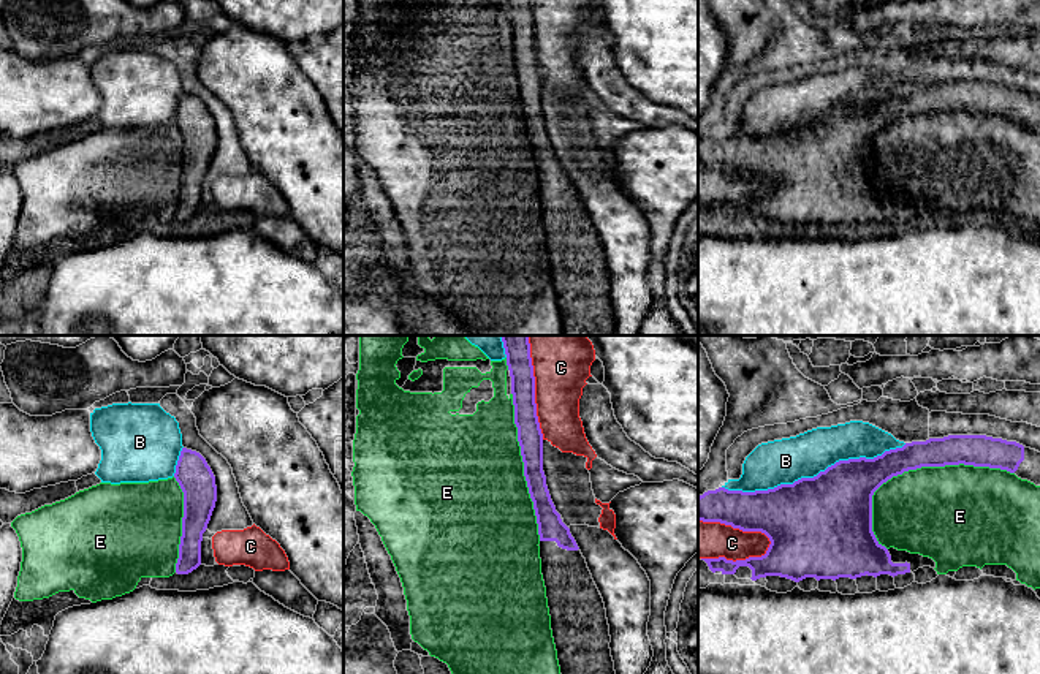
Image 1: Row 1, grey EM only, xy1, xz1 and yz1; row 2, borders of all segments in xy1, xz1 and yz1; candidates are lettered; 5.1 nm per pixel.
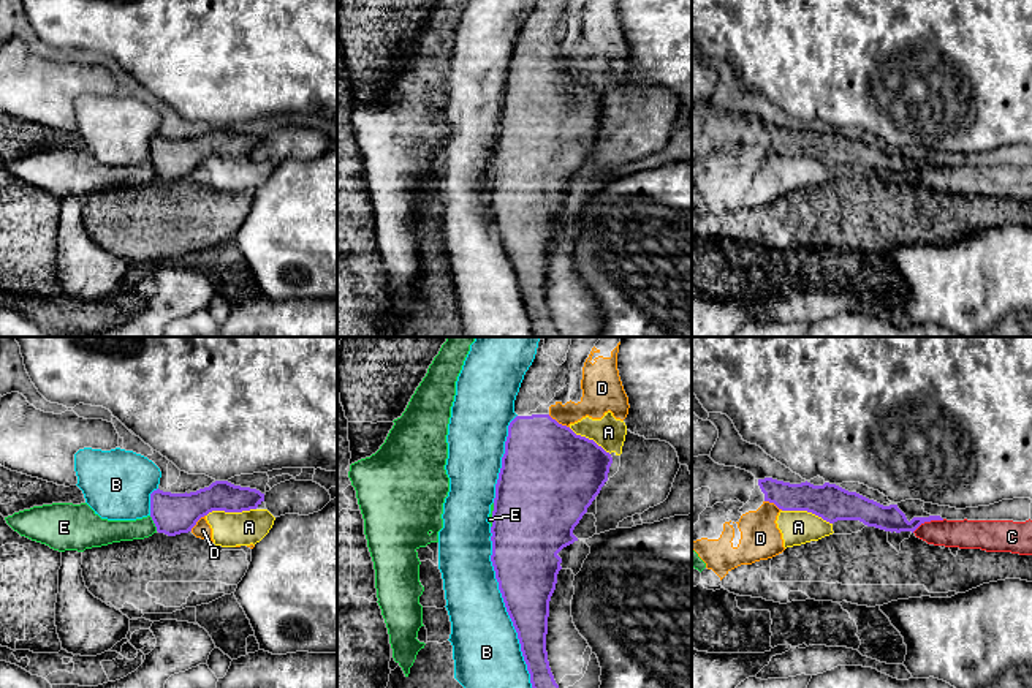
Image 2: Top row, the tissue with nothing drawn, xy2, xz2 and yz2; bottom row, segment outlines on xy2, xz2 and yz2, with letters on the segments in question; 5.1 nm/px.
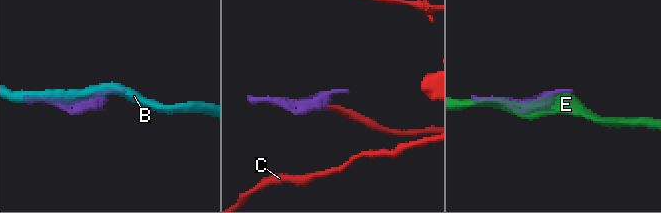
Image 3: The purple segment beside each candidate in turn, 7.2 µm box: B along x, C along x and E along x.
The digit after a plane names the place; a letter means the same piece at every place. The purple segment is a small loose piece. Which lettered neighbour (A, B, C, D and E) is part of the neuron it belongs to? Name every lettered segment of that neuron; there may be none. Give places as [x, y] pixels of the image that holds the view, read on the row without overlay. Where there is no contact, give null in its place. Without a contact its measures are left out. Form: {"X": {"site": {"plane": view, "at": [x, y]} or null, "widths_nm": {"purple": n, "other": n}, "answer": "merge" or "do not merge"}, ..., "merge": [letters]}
{"A": {"site": {"plane": "xy2", "at": [230, 157]}, "widths_nm": {"purple": 190, "other": 180}, "answer": "do not merge"}, "B": {"site": {"plane": "yz1", "at": [814, 122]}, "widths_nm": {"purple": 500, "other": 220}, "answer": "do not merge"}, "C": {"site": {"plane": "yz1", "at": [736, 173]}, "widths_nm": {"purple": 280, "other": 190}, "answer": "do not merge"}, "D": {"site": {"plane": "xz2", "at": [557, 68]}, "widths_nm": {"purple": 460, "other": 180}, "answer": "do not merge"}, "E": {"site": {"plane": "yz1", "at": [925, 111]}, "widths_nm": {"purple": 160, "other": 460}, "answer": "do not merge"}, "merge": []}

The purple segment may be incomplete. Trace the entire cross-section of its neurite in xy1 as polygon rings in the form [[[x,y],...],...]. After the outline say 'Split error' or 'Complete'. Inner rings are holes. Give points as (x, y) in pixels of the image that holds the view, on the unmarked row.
[[[182,93],[176,127],[184,138],[182,182],[179,190],[177,220],[188,220],[201,210],[201,187],[217,147],[215,122],[206,104]]]. Complete

